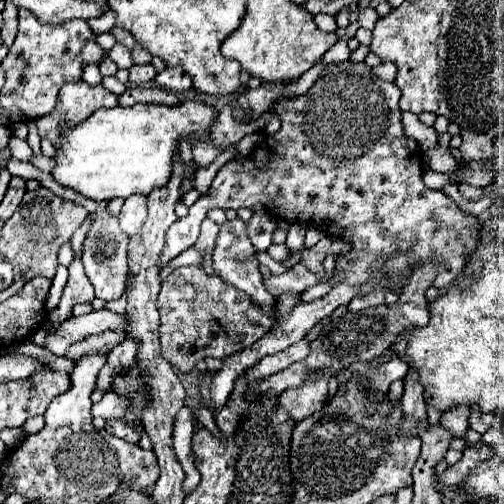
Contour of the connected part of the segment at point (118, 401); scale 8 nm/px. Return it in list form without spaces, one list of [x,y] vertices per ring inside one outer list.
[[[109,392],[109,394],[103,394],[101,402],[93,404],[91,414],[93,416],[101,416],[105,420],[109,420],[109,418],[123,418],[127,406],[129,406],[129,402],[125,398],[119,398],[117,394]]]

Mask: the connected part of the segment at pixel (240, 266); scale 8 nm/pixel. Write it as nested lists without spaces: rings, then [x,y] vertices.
[[[227,220],[221,226],[221,232],[217,236],[217,244],[213,250],[213,268],[219,272],[219,276],[233,284],[237,290],[243,290],[259,308],[265,310],[265,314],[273,314],[275,296],[265,288],[263,276],[259,272],[259,260],[255,256],[255,248],[251,246],[247,234],[245,234],[245,222],[243,220]]]

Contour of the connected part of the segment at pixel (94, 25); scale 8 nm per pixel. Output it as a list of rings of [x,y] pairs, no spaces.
[[[107,10],[103,16],[93,18],[93,20],[87,22],[87,24],[89,24],[89,28],[93,30],[93,34],[109,32],[109,30],[115,26],[115,12],[113,12],[113,10]]]

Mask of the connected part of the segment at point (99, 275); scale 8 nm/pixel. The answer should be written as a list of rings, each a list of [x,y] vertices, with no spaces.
[[[97,210],[91,214],[93,222],[83,242],[83,264],[87,278],[91,280],[95,288],[95,296],[101,300],[117,300],[121,298],[125,290],[125,278],[127,278],[127,246],[129,236],[123,234],[119,228],[119,220],[115,214],[109,214],[109,210]]]

